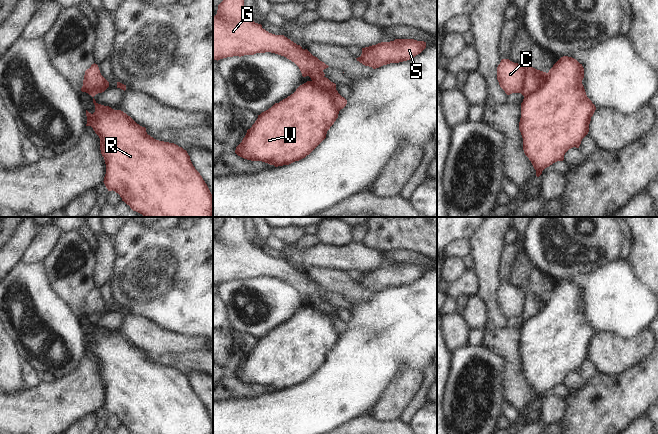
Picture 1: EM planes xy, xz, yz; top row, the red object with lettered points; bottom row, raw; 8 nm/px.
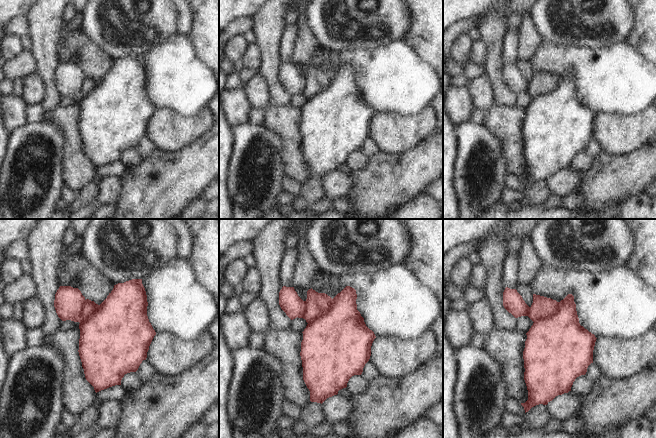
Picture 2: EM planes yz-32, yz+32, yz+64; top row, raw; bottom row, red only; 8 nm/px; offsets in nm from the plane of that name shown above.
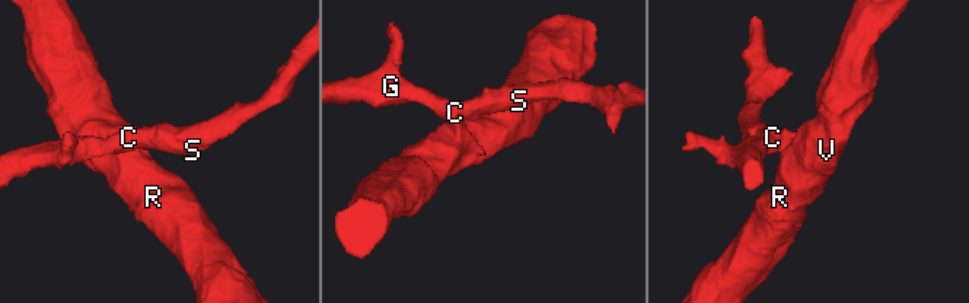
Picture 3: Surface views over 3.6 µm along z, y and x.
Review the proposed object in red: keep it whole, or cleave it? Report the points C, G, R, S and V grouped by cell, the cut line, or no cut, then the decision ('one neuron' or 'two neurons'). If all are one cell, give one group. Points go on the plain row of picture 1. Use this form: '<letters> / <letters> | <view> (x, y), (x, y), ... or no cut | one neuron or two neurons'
C G S / R V | yz (523, 290), (524, 305), (520, 316) | two neurons

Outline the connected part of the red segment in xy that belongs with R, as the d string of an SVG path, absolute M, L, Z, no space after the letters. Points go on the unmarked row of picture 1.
M94 322L93 327L95 329L95 336L91 338L86 334L86 350L91 350L100 362L100 374L106 388L106 398L103 406L108 415L113 414L116 417L118 417L122 422L122 425L129 429L132 434L213 434L213 420L207 408L203 404L202 400L193 390L190 384L190 380L188 379L186 374L174 367L154 363L153 361L147 358L145 351L142 351L139 348L137 348L130 340L128 340L123 335L114 334L109 330L98 328Z

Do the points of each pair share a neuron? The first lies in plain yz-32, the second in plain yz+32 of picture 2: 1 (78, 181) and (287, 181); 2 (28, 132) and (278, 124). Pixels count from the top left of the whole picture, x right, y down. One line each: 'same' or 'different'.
1: different
2: different

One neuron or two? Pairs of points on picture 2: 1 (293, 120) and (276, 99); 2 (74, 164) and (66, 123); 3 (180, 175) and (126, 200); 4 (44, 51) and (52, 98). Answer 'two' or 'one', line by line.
1: two
2: one
3: one
4: one

